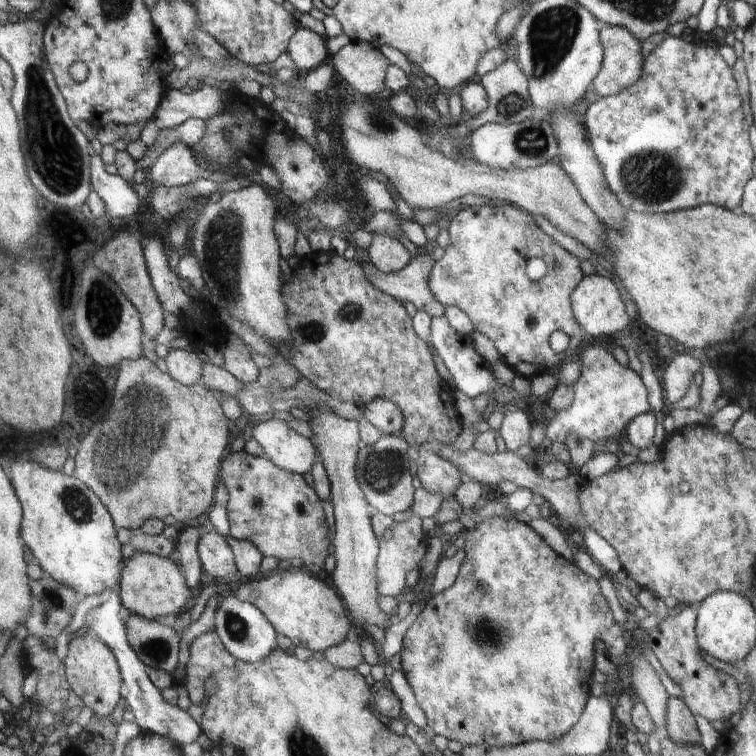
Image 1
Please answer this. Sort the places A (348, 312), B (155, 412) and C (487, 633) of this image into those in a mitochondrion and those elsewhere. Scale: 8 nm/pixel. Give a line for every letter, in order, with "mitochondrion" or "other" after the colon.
A: mitochondrion
B: mitochondrion
C: mitochondrion

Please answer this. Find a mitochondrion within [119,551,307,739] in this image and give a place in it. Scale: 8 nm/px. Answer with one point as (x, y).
(157, 648)

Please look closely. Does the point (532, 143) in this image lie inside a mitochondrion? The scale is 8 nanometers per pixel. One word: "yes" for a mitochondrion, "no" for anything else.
yes

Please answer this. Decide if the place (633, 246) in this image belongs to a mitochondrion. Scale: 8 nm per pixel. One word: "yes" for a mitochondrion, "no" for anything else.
no

